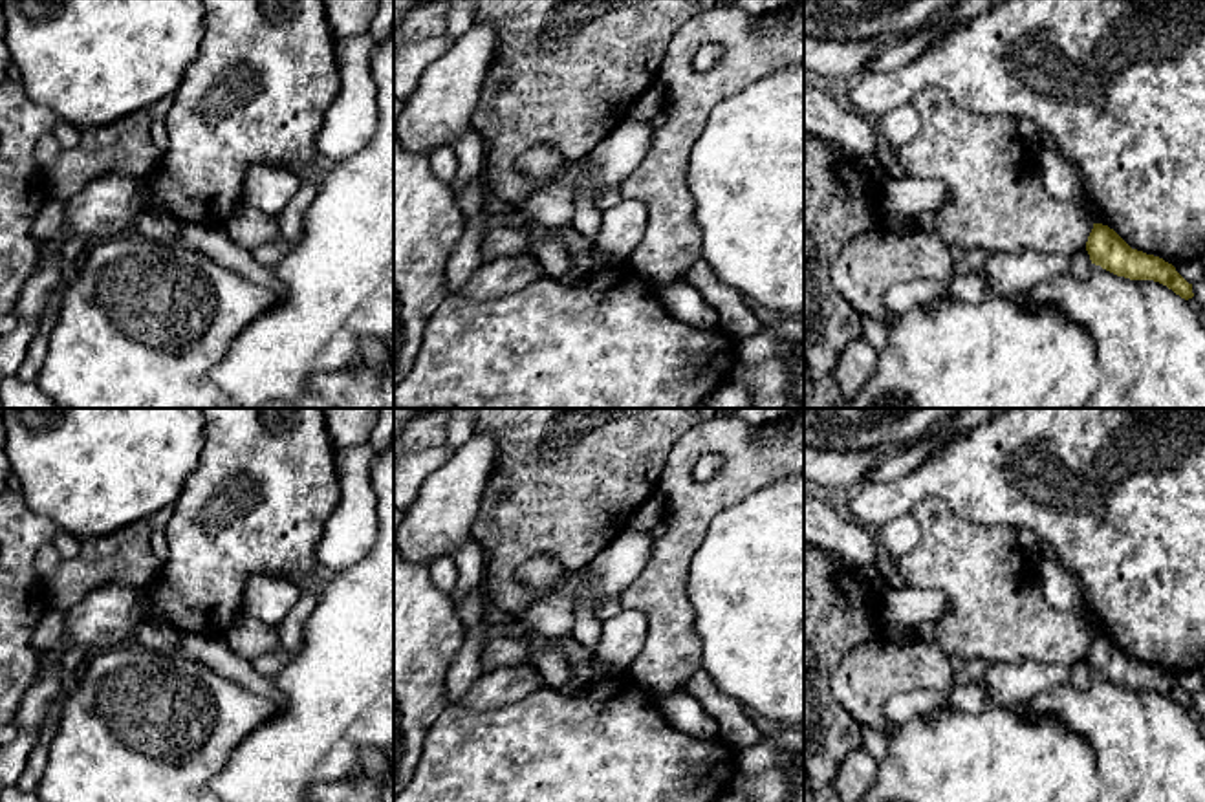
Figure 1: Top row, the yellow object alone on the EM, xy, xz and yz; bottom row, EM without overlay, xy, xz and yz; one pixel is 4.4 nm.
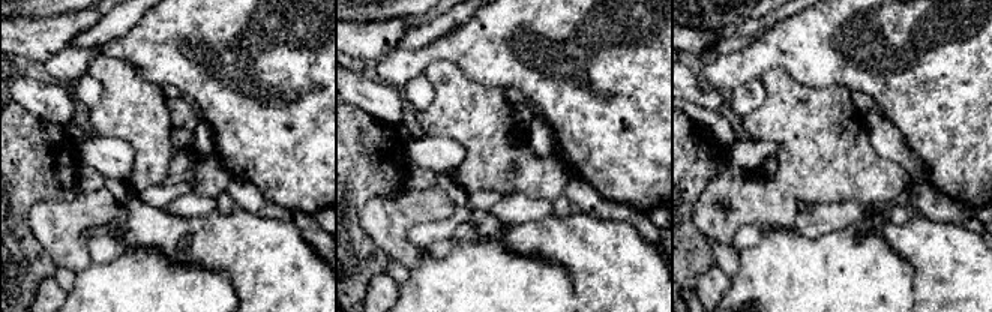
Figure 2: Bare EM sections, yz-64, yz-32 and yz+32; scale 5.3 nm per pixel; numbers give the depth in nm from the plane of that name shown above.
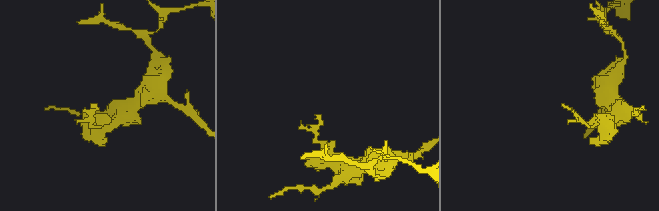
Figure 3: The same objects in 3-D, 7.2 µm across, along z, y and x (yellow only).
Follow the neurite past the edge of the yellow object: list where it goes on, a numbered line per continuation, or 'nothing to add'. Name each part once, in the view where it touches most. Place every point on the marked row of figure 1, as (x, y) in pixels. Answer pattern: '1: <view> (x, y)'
nothing to add

